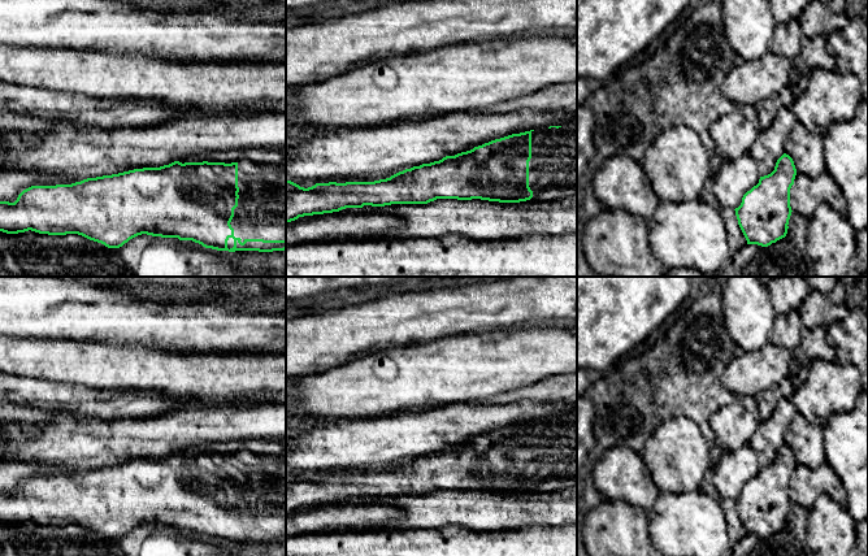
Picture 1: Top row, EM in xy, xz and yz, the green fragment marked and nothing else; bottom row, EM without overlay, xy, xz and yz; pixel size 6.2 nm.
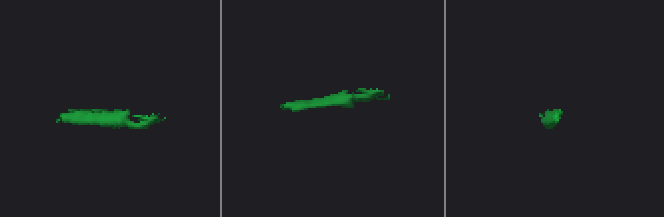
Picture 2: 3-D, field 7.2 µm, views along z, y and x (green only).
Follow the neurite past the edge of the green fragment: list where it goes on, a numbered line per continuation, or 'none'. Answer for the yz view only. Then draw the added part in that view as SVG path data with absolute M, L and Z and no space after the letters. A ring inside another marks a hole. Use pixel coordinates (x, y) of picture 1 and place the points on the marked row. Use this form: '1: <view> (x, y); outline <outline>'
none

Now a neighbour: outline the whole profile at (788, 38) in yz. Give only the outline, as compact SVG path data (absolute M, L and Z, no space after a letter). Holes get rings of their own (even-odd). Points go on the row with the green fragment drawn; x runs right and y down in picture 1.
M799 19L785 23L777 23L774 27L774 38L769 44L769 52L794 58L800 53L803 32Z

